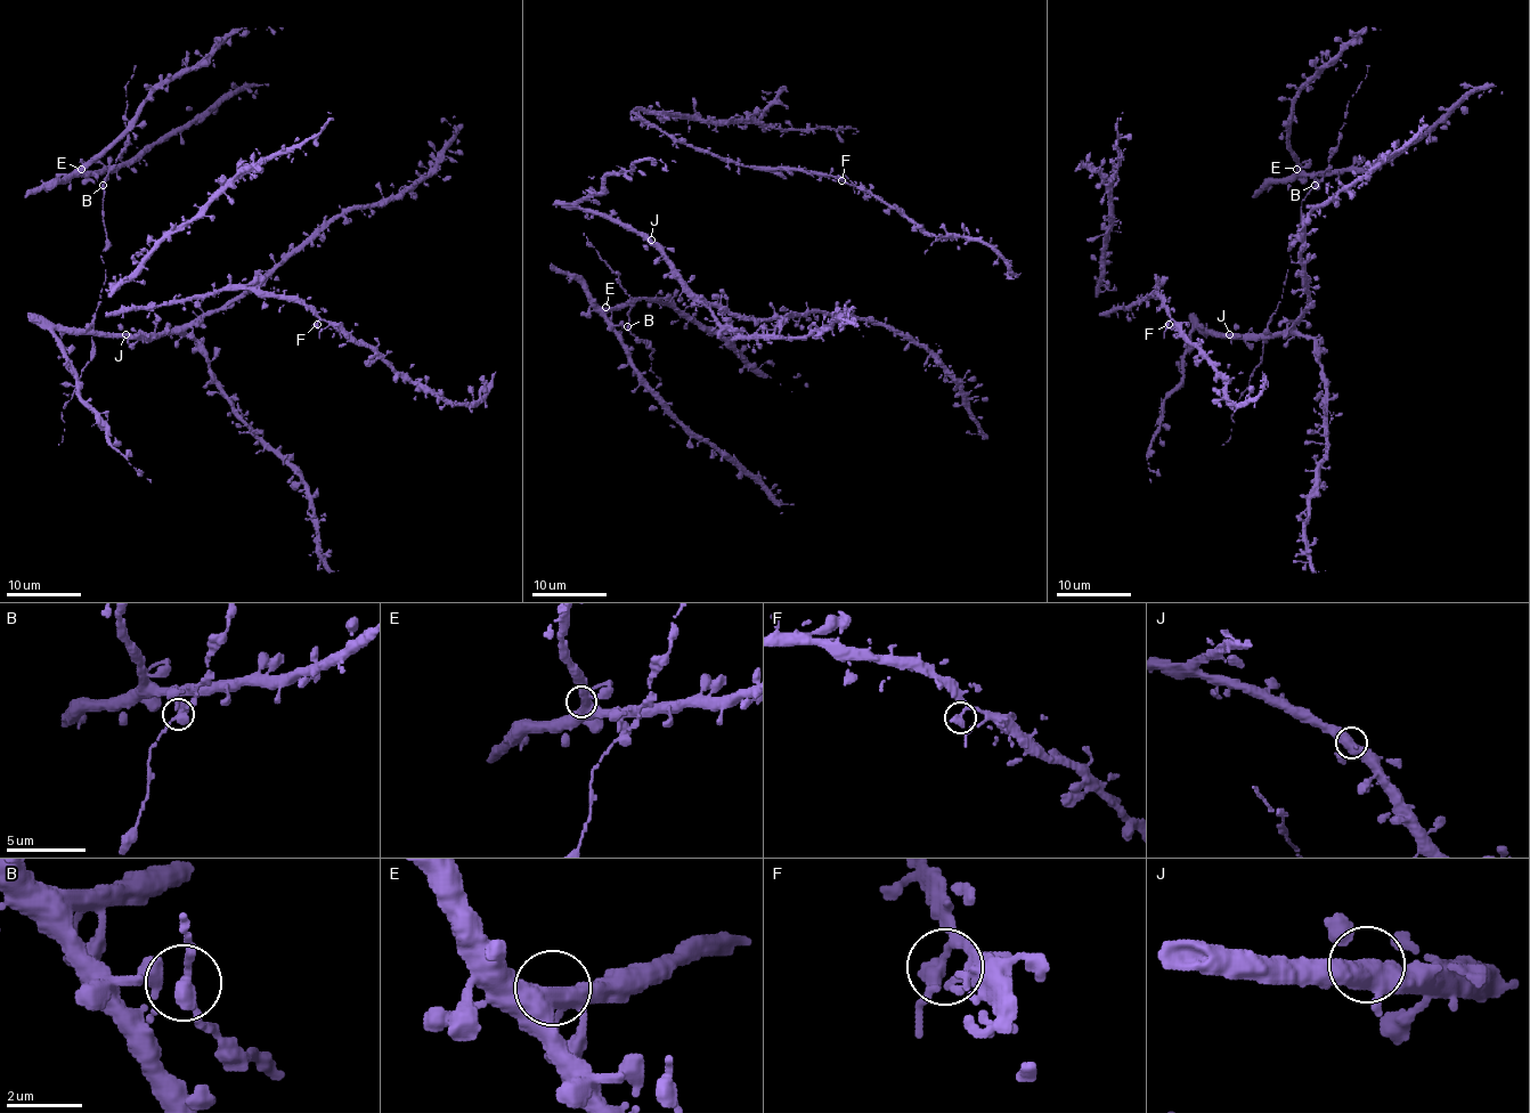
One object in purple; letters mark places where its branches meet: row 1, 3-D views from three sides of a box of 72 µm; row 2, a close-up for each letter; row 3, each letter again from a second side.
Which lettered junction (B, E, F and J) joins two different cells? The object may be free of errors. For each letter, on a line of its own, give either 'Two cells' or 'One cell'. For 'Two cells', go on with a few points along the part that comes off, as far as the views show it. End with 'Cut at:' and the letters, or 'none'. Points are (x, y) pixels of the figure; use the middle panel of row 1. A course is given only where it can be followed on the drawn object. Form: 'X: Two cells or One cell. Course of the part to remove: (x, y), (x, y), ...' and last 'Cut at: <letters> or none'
B: One cell
E: One cell
F: One cell
J: One cell
Cut at: none

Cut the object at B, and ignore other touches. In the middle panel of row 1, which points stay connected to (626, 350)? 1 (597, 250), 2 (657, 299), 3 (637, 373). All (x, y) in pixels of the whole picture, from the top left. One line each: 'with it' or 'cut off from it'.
1: cut off from it
2: with it
3: with it

